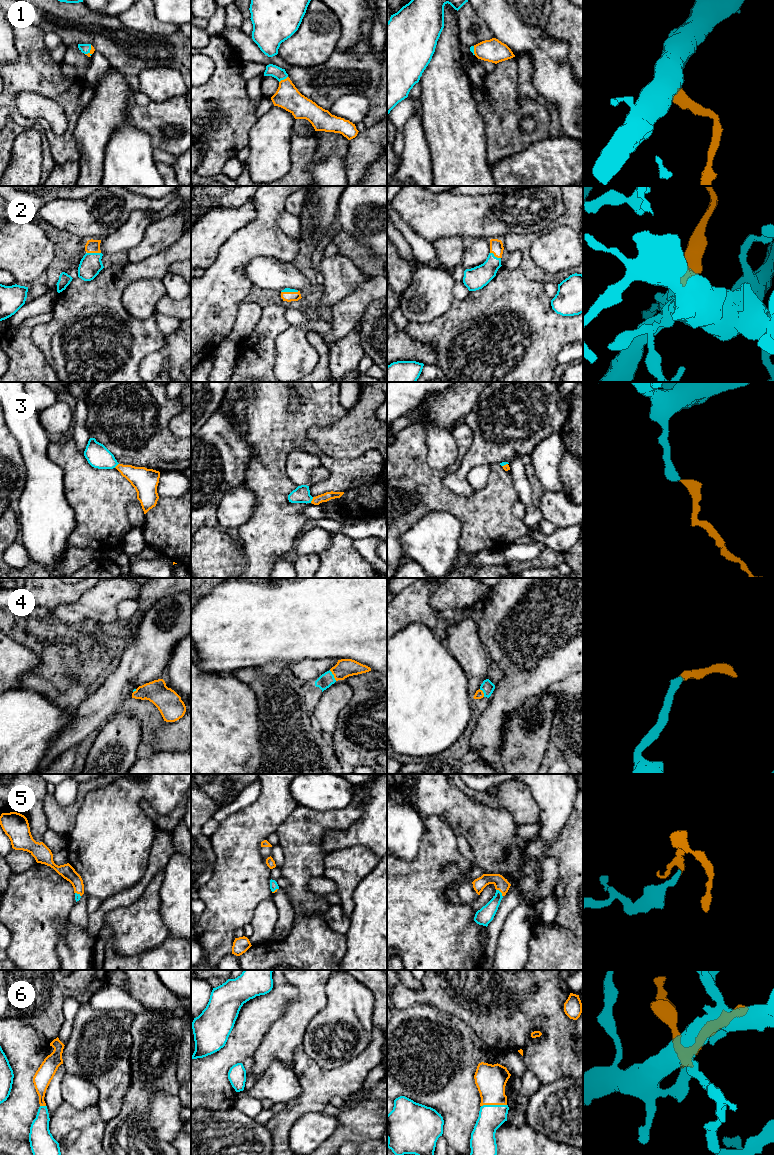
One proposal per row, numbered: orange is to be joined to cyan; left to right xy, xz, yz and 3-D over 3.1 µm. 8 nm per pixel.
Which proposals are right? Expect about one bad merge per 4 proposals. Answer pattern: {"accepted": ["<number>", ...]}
{"accepted": ["1", "2", "3", "4", "5", "6"]}

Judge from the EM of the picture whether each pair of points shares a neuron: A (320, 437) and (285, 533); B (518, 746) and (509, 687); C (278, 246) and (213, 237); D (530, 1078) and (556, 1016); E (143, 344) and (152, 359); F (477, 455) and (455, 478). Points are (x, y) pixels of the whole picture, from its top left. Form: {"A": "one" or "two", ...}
{"A": "two", "B": "two", "C": "two", "D": "two", "E": "two", "F": "one"}

